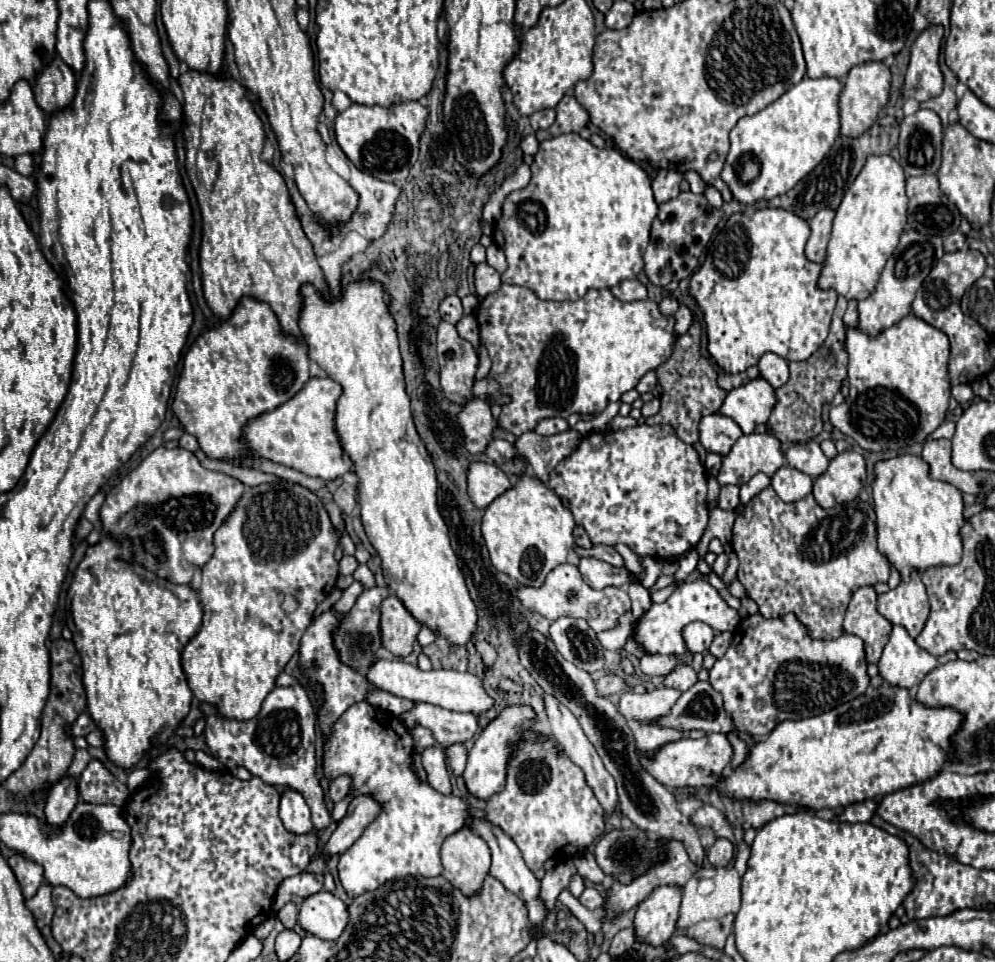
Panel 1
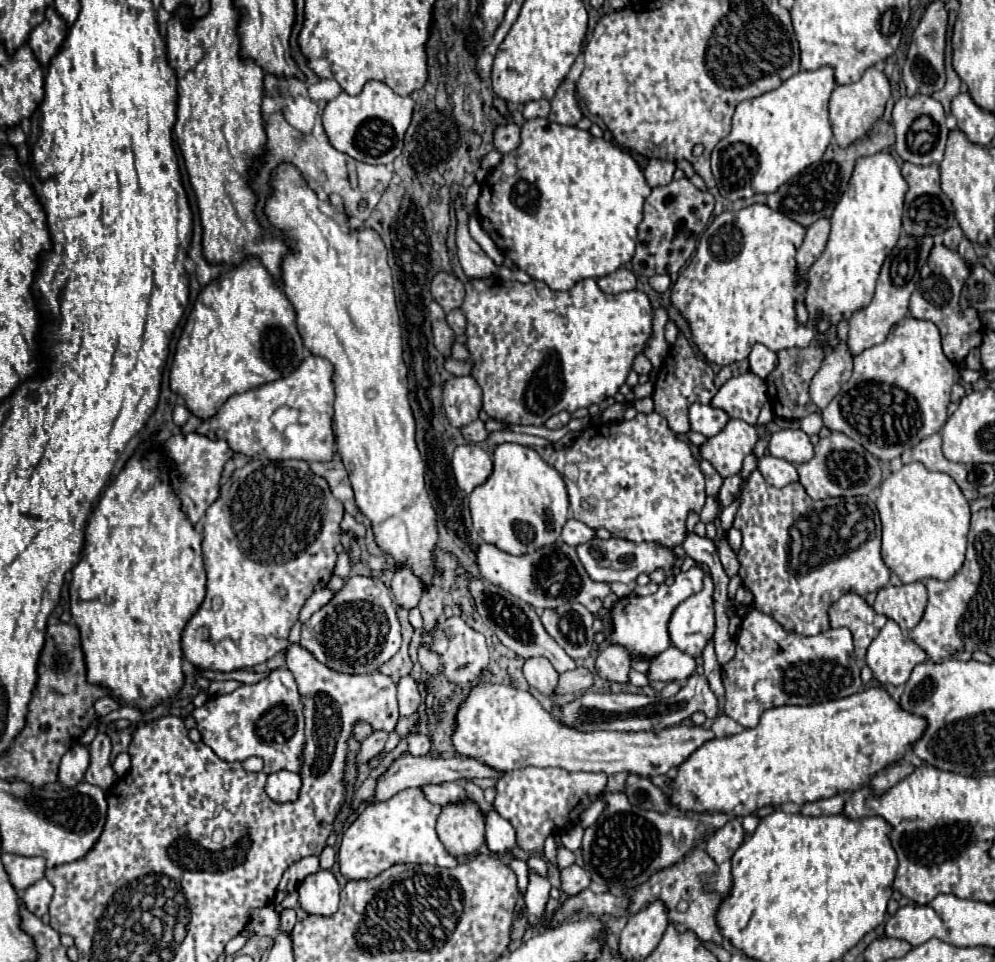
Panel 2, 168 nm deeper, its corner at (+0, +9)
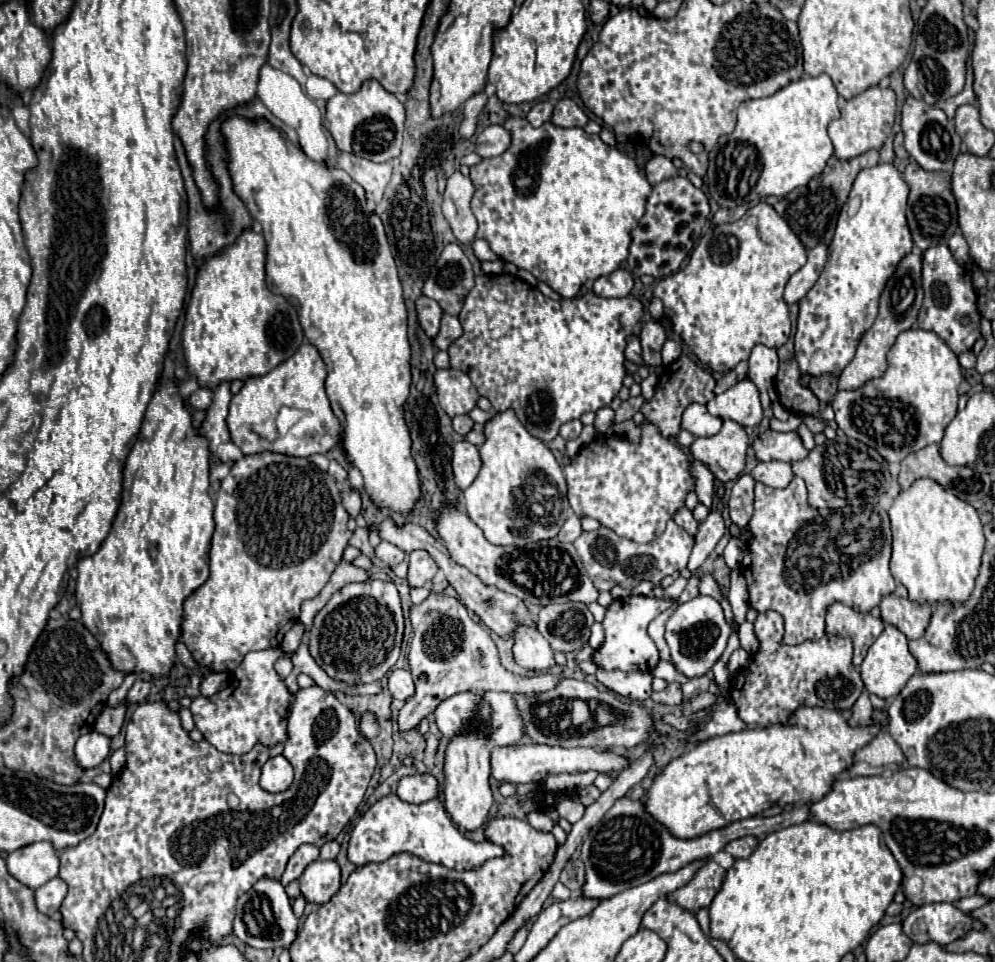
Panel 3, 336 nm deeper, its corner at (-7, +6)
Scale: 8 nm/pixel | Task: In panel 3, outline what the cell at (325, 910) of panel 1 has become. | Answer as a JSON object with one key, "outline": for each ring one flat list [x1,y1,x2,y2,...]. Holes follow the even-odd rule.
{"outline":[[314,861,300,877,300,891,308,903,324,905,340,891,340,867,336,861]]}

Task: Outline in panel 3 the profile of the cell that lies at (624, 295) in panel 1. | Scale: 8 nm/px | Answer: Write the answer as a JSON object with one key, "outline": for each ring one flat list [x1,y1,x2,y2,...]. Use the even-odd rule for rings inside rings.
{"outline":[[618,269,608,277,600,277,594,281,592,289,600,297,628,297,634,287,632,275,626,269]]}

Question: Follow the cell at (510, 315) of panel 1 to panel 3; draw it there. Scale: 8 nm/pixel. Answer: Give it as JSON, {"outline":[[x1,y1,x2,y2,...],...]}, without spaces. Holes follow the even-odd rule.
{"outline":[[480,275,458,315,464,335,448,349,450,365,472,379,478,393,490,399,496,413,508,409,516,411,516,417,526,431,548,443,558,435,560,425,578,419,586,411,598,411,600,407,610,405,618,395,622,381,628,375,624,365,626,339,638,333,642,315,644,305,632,295,604,299,588,289,584,295,554,301,514,275]]}

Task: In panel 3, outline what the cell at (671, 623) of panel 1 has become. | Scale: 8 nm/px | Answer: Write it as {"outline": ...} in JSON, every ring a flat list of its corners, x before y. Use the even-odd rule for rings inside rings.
{"outline":[[692,575,688,579,686,589,682,591,678,599,658,599,658,597,642,597,642,595,630,595,624,599,616,599,608,607,606,617,602,621,606,639,604,639,604,645,594,653,594,661,598,663,598,667,622,669,622,671,654,671,654,667,660,661,660,653,658,653,654,639,648,635,650,621,654,621,662,611,670,609,672,605,680,605,688,599,698,597,700,595,698,587,700,587,700,577]]}

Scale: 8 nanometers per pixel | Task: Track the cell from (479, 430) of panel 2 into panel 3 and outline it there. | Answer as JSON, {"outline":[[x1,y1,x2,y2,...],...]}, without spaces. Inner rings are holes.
{"outline":[[458,415,452,419,452,427,458,435,468,435,472,429,474,429,474,421,468,417,468,415]]}

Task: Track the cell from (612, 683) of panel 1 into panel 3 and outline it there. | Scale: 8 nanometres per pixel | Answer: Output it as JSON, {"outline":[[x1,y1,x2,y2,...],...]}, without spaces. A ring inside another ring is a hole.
{"outline":[[430,593,430,597,422,603,422,605,412,605,412,629,414,629,414,637,410,643,410,653,408,653,408,663,410,663,410,671,416,683,416,693,406,701,406,705,400,709,398,715,398,727,402,733,414,729,424,717,428,717,430,713,436,711,436,707,462,691,508,691,508,693,520,693,520,695,540,695,544,691,550,691,552,687,556,687,556,683,560,683,560,679,564,675,556,675,556,673,548,673,548,675,532,675,532,677,522,677,516,675,508,669,502,667,500,657,498,657,498,649,496,643,492,641,490,633,480,627,478,623,472,621,472,617,468,615,466,607,456,599,456,597,446,597,442,595,434,595]]}

